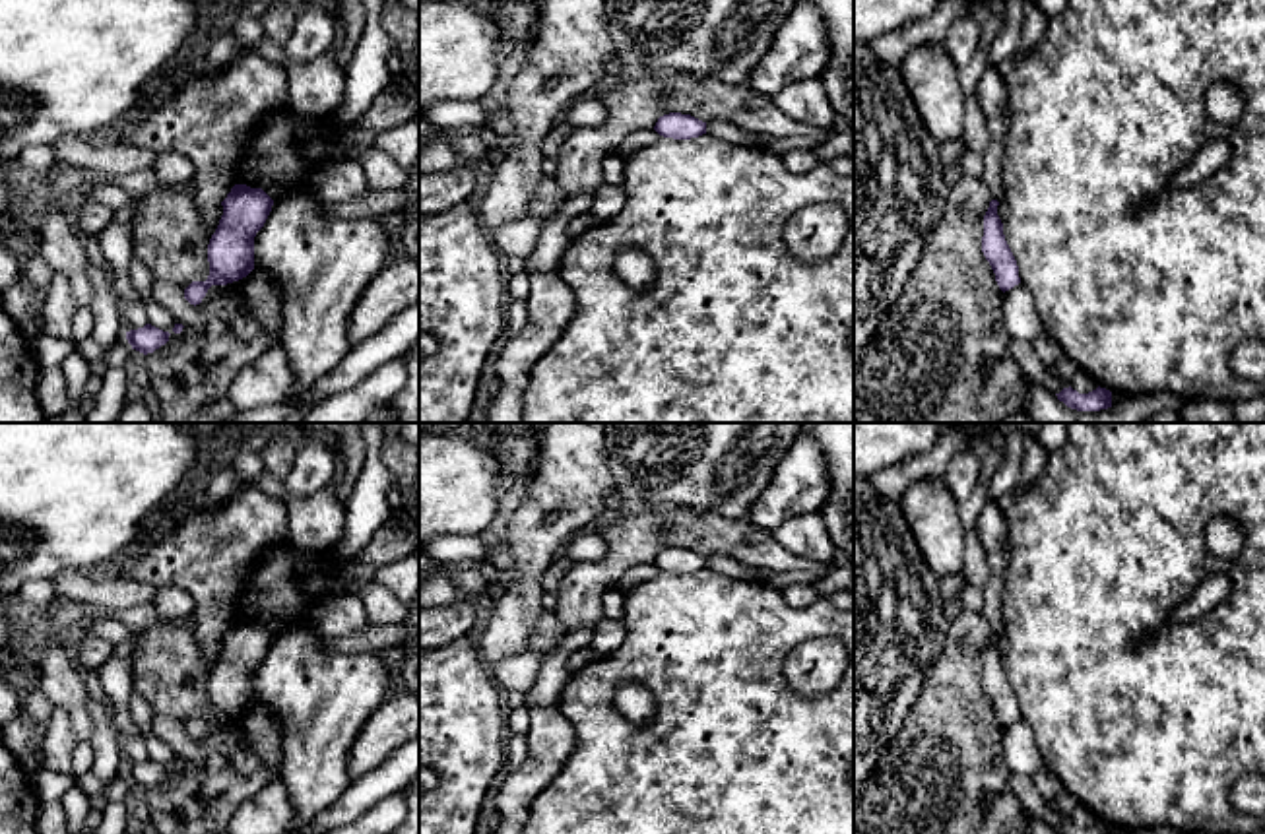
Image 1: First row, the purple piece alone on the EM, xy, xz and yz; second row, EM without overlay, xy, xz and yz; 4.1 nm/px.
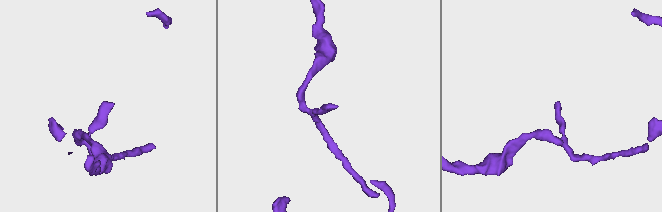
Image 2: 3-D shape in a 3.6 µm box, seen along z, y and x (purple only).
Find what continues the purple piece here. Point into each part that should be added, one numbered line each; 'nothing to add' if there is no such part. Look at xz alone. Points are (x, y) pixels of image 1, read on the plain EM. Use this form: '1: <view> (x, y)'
nothing to add

